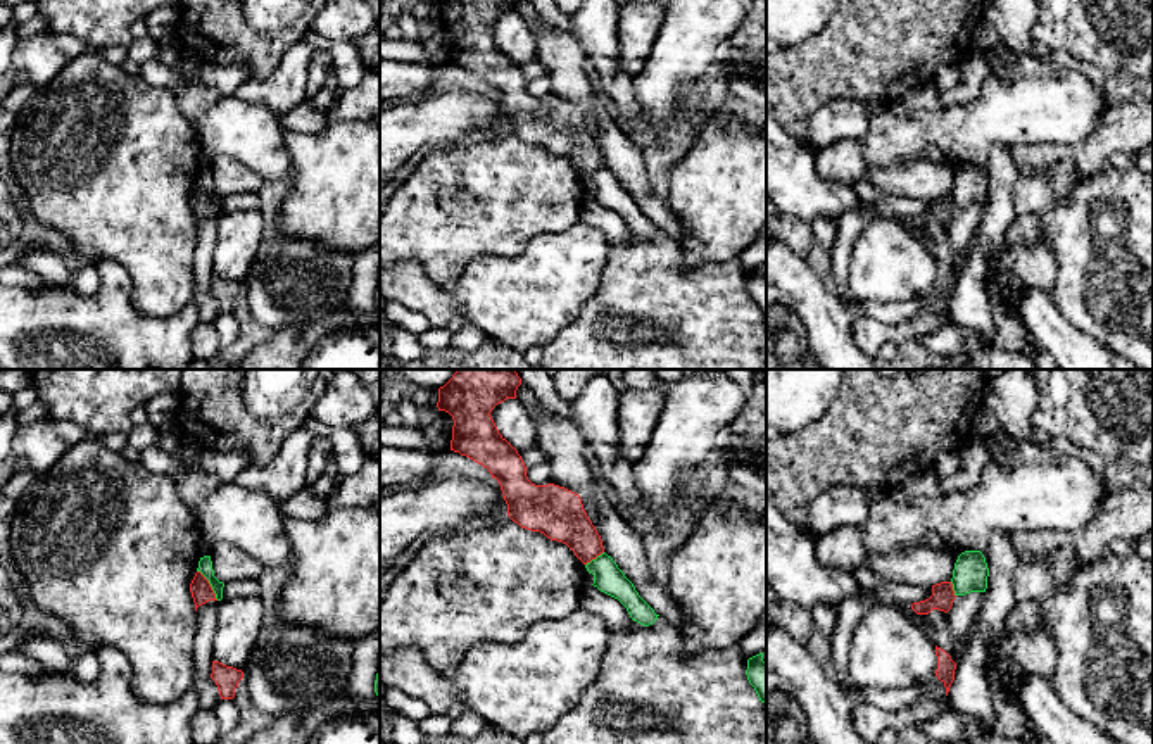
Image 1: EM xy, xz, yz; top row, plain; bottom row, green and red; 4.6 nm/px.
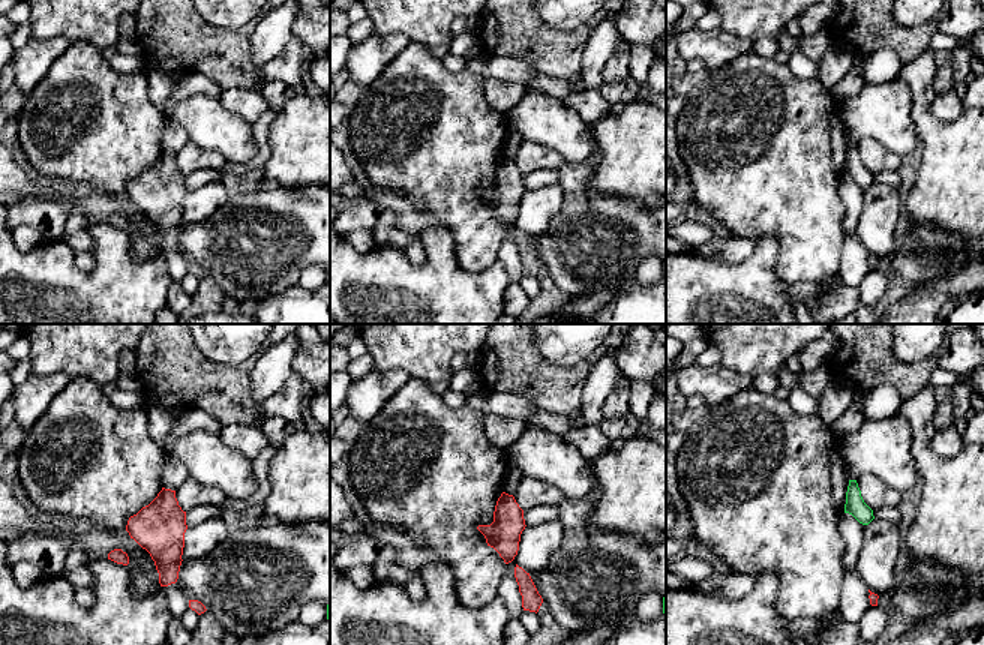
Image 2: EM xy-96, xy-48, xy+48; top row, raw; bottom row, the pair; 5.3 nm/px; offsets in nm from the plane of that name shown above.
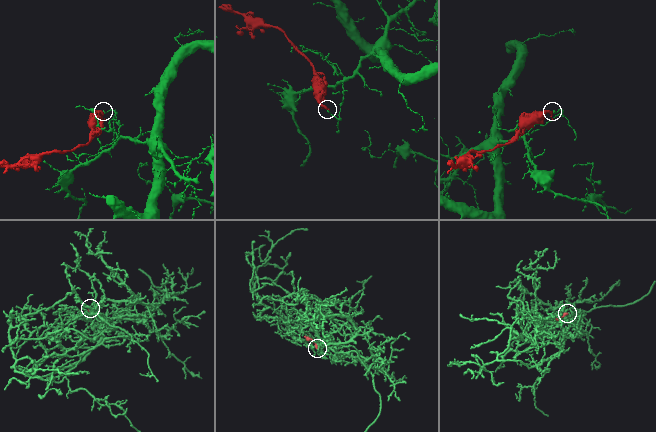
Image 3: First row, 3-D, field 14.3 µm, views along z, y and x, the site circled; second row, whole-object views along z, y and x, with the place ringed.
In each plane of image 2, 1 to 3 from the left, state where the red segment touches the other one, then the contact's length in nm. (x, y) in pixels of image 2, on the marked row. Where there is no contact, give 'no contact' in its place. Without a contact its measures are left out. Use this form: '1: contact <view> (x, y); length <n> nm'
1: no contact
2: no contact
3: no contact

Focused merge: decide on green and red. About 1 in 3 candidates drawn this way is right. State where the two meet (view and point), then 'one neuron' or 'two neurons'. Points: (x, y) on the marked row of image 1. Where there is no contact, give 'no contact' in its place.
xy (211, 586) | two neurons

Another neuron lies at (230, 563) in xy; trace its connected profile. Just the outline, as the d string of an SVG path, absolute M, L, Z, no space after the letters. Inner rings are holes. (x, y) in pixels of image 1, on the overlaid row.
M226 542L209 547L209 556L214 577L223 583L242 578L259 578L264 571L264 566L257 559Z

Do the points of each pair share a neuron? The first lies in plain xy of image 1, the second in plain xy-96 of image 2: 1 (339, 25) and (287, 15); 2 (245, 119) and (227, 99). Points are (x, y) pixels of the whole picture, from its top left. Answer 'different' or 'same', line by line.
1: different
2: different

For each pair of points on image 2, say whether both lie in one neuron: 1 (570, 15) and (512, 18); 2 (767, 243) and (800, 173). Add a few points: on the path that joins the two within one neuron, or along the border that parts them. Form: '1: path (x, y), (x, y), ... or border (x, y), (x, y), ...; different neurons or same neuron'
1: border (539, 15), (555, 29), (575, 30); different neurons
2: border (764, 234), (770, 234), (779, 245), (776, 270); different neurons

